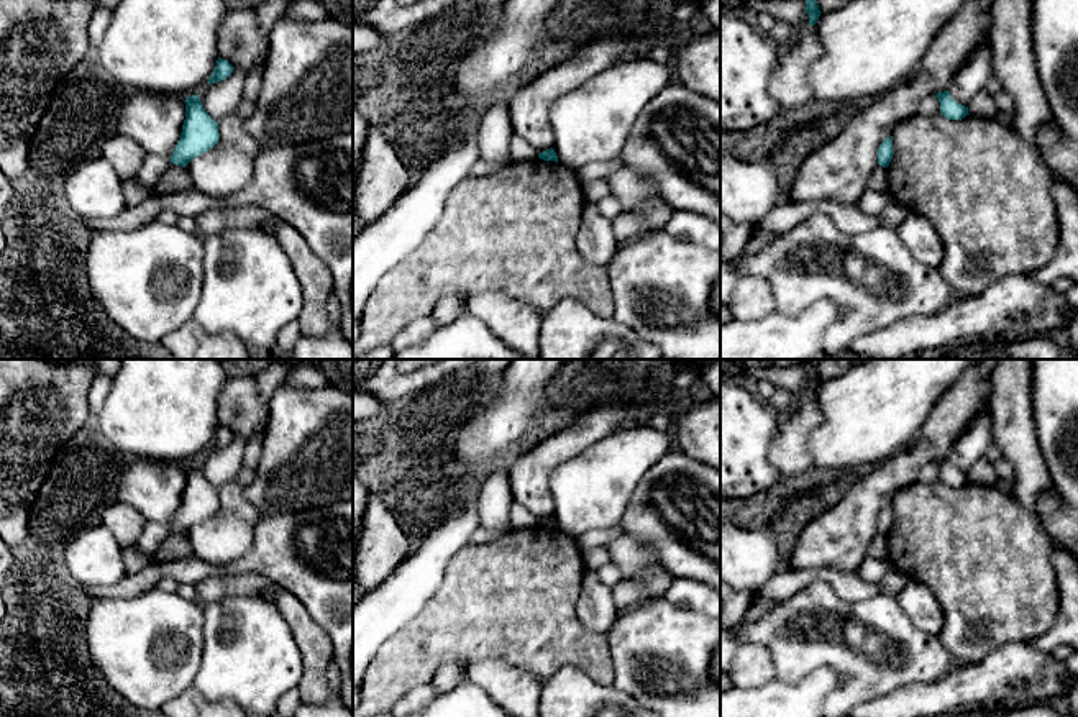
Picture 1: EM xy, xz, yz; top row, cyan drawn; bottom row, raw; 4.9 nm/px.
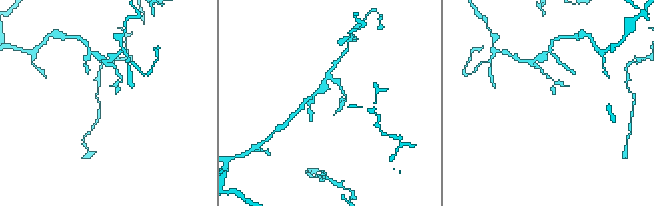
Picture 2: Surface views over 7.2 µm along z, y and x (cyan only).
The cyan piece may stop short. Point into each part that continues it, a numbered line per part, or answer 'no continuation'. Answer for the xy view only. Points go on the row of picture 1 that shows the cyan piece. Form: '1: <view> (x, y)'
no continuation

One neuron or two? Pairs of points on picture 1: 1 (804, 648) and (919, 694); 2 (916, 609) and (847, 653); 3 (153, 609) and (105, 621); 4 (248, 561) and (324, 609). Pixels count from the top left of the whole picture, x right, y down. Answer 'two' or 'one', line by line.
1: two
2: two
3: one
4: one

